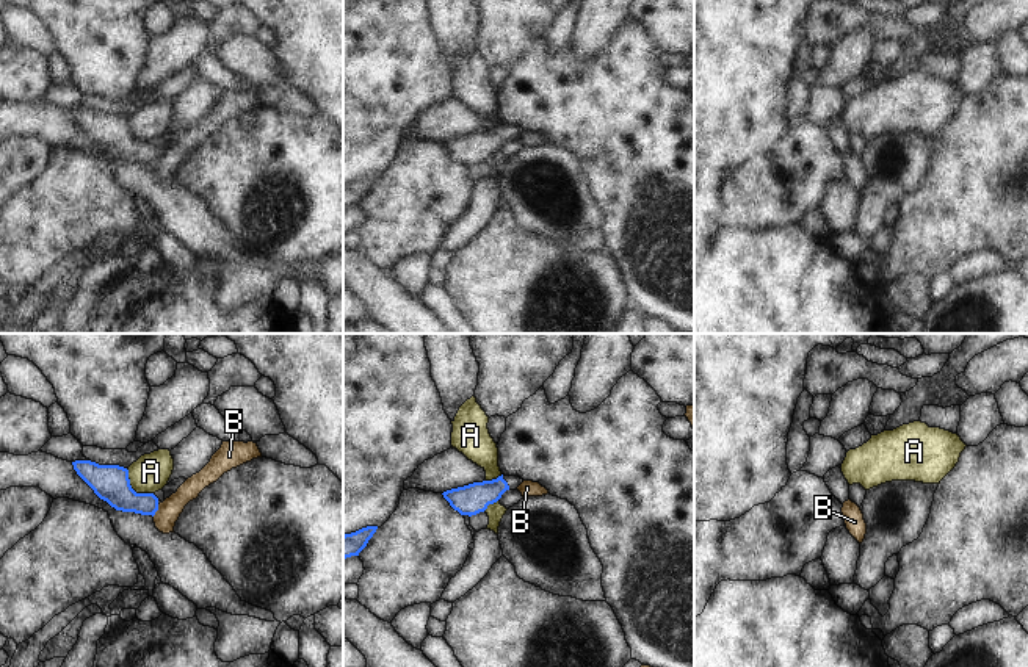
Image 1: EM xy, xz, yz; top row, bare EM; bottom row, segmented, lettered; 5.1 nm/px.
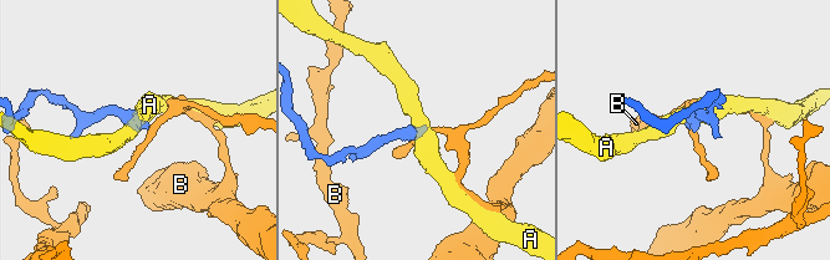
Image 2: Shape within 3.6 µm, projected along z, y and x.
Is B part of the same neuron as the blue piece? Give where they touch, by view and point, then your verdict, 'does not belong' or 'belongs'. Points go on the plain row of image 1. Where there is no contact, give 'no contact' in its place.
meets blue in xy at (157, 158); does not belong

